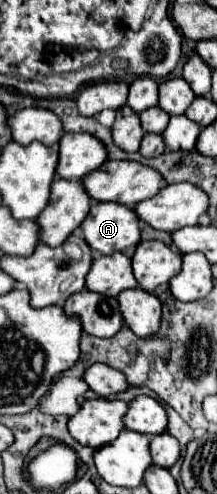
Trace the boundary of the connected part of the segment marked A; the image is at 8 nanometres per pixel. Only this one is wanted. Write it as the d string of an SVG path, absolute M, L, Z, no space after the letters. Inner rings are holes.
M94 202L80 232L98 254L124 252L140 242L136 212L118 202Z

